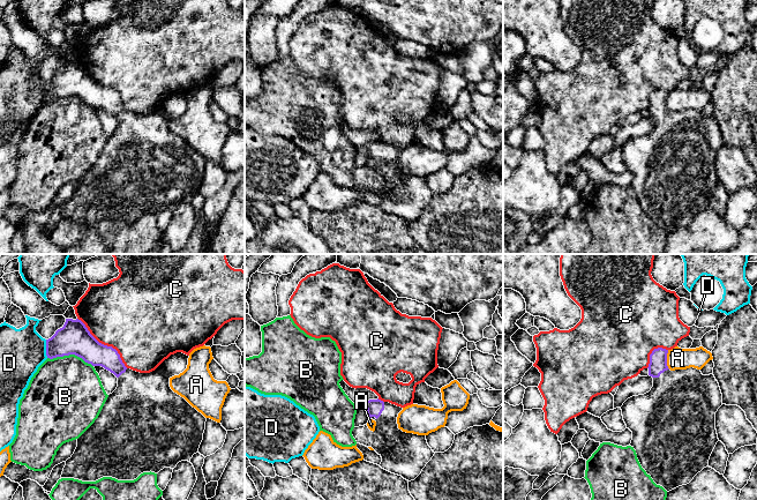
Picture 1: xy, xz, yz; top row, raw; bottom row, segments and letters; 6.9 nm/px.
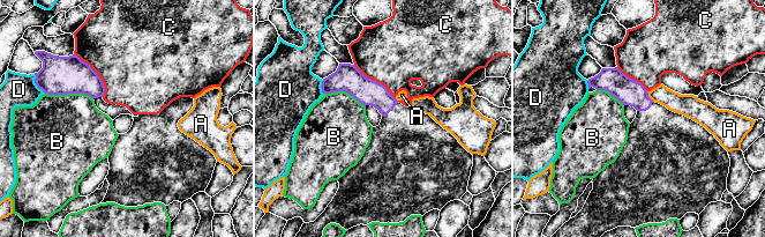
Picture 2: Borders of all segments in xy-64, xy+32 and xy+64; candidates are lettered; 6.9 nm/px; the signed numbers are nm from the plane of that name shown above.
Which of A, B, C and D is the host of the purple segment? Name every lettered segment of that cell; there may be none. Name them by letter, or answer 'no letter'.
no letter

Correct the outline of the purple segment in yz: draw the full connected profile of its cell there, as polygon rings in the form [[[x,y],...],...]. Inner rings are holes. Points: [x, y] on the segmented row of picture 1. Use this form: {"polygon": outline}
{"polygon": [[[658,348],[652,351],[652,353],[650,355],[650,364],[647,368],[649,375],[653,378],[653,387],[649,393],[644,395],[632,396],[628,398],[621,406],[621,410],[627,428],[632,432],[632,440],[630,446],[636,450],[637,458],[642,468],[646,471],[647,475],[651,476],[657,485],[662,486],[667,492],[669,492],[679,486],[689,484],[698,472],[709,467],[710,456],[717,442],[719,441],[715,430],[715,412],[722,405],[722,394],[713,373],[710,375],[703,375],[700,370],[694,367],[670,371],[667,366],[667,353],[668,350],[662,348]]]}

